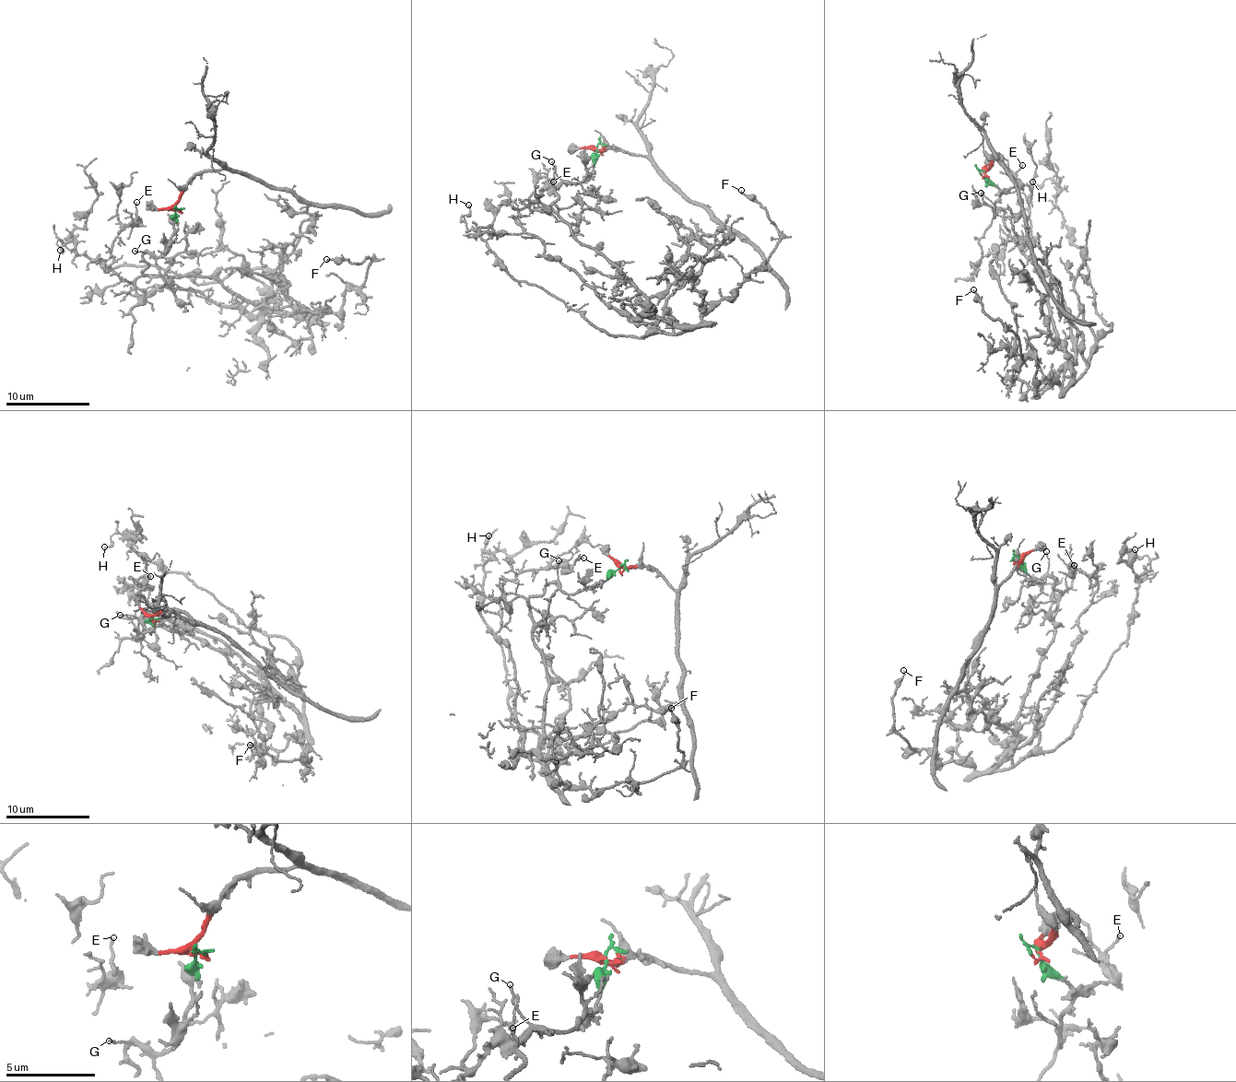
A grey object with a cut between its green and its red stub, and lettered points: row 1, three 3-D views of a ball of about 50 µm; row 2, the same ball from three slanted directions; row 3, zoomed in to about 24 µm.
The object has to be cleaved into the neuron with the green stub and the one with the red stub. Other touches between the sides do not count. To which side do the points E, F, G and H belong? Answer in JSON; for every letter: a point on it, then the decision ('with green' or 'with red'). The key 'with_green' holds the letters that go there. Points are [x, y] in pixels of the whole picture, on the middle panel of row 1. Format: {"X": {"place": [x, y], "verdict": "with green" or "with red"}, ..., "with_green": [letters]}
{"E": {"place": [553, 182], "verdict": "with green"}, "F": {"place": [741, 190], "verdict": "with green"}, "G": {"place": [551, 161], "verdict": "with green"}, "H": {"place": [468, 205], "verdict": "with green"}, "with_green": ["E", "F", "G", "H"]}

